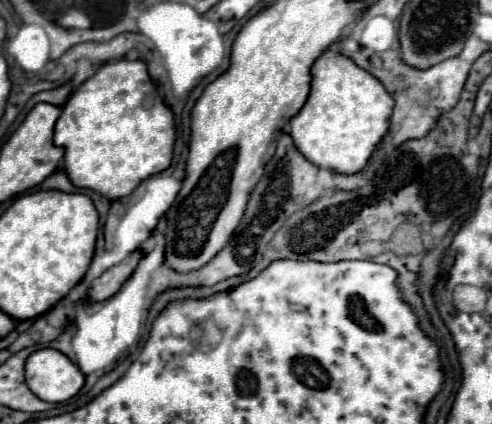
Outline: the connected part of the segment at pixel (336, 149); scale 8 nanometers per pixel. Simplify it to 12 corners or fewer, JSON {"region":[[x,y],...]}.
{"region":[[328,48],[290,120],[296,148],[340,174],[366,166],[394,100]]}

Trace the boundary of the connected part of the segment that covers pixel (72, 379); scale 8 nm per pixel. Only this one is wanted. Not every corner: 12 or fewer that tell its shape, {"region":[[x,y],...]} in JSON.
{"region":[[54,348],[26,362],[28,388],[64,402],[84,384],[74,362]]}

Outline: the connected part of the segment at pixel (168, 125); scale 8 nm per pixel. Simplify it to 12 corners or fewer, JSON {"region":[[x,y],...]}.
{"region":[[142,60],[62,106],[54,144],[110,200],[166,170],[174,112]]}

